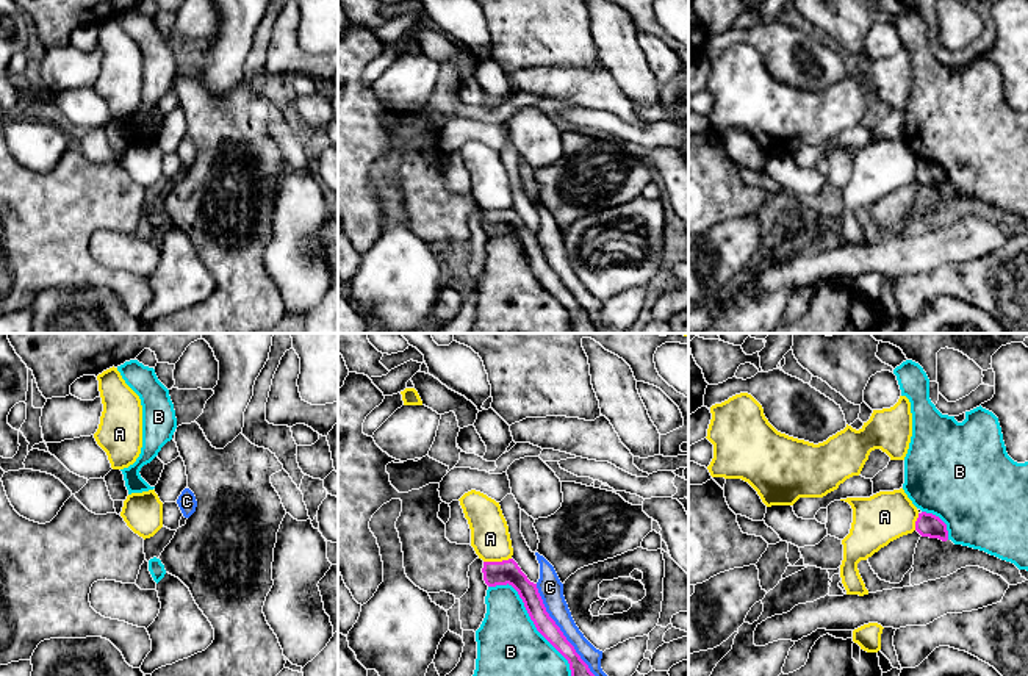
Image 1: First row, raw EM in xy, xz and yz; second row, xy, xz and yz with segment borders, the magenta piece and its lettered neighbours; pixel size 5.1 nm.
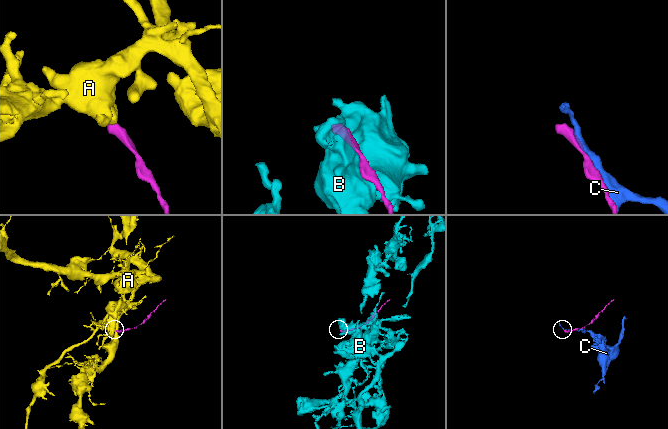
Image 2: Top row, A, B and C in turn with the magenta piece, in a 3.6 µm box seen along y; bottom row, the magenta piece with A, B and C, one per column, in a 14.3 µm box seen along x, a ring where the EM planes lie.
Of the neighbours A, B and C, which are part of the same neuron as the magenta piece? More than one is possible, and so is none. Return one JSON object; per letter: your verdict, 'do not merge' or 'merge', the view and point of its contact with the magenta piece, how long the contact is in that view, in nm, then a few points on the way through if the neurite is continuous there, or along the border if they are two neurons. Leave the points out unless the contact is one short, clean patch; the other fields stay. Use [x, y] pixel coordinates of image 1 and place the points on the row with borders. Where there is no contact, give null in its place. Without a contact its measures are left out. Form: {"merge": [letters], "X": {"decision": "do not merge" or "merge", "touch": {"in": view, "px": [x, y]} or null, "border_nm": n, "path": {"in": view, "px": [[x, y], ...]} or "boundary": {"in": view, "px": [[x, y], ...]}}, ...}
{"merge": [], "A": {"decision": "do not merge", "touch": {"in": "xz", "px": [496, 562]}, "border_nm": 150, "boundary": {"in": "xz", "px": [[510, 557], [484, 562]]}}, "B": {"decision": "do not merge", "touch": {"in": "xz", "px": [531, 618]}, "border_nm": 650}, "C": {"decision": "do not merge", "touch": {"in": "xz", "px": [559, 629]}, "border_nm": 550}}

